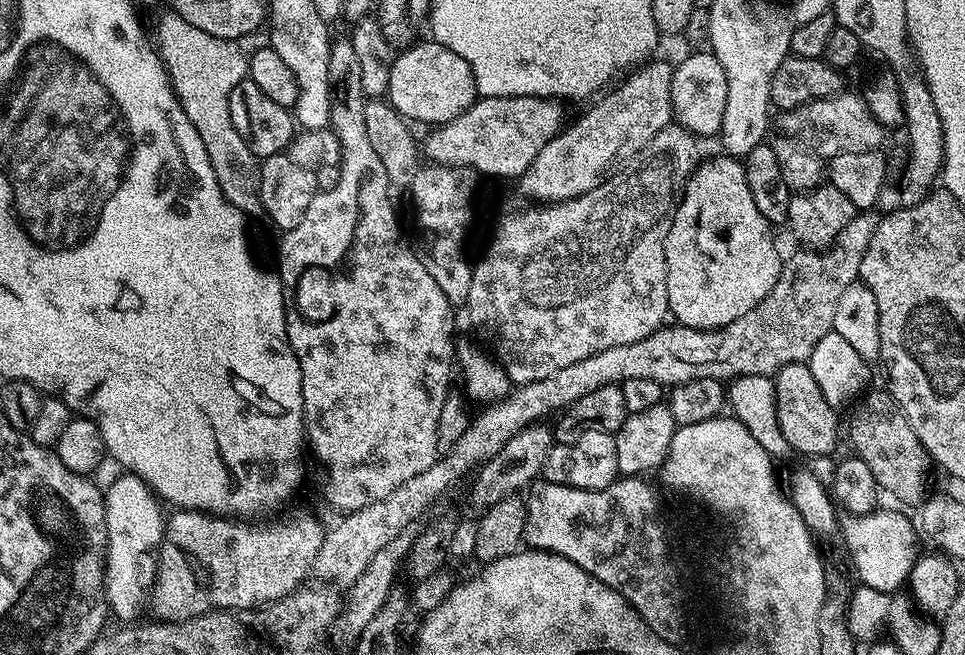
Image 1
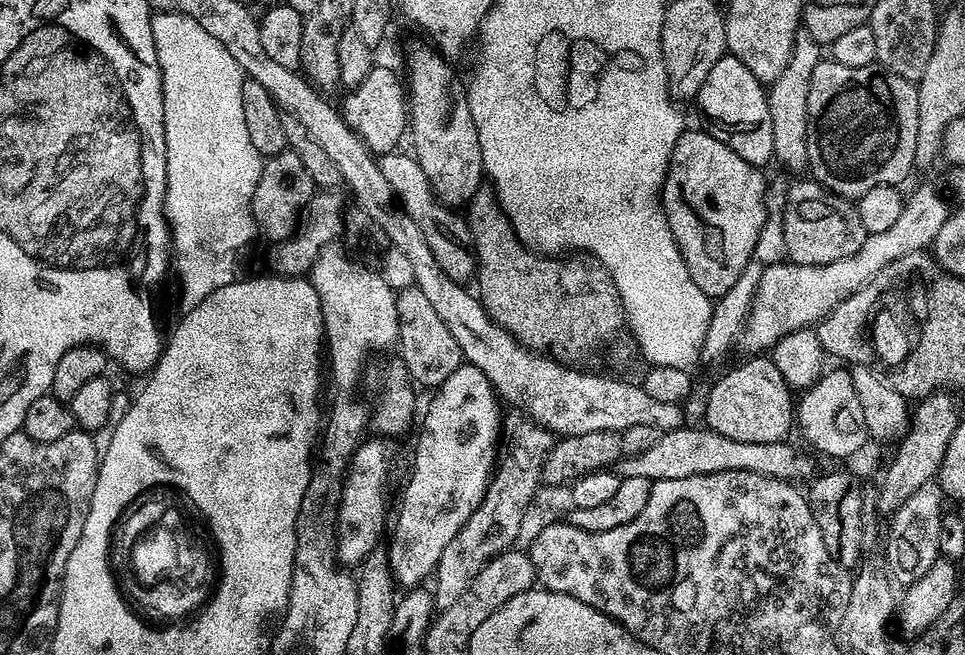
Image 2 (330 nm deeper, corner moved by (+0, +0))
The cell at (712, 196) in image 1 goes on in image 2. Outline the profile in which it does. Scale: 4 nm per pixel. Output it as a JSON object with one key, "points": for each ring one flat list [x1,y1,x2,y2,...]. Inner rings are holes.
{"points":[[685,130,678,138,668,159,668,176,664,179,662,203,670,230,680,247,682,258,690,270,690,278,709,298,719,298,738,282,742,270,752,259,752,251,758,242,758,234,766,215,766,179,759,167,746,158,734,154,726,142,718,142,711,131]]}

